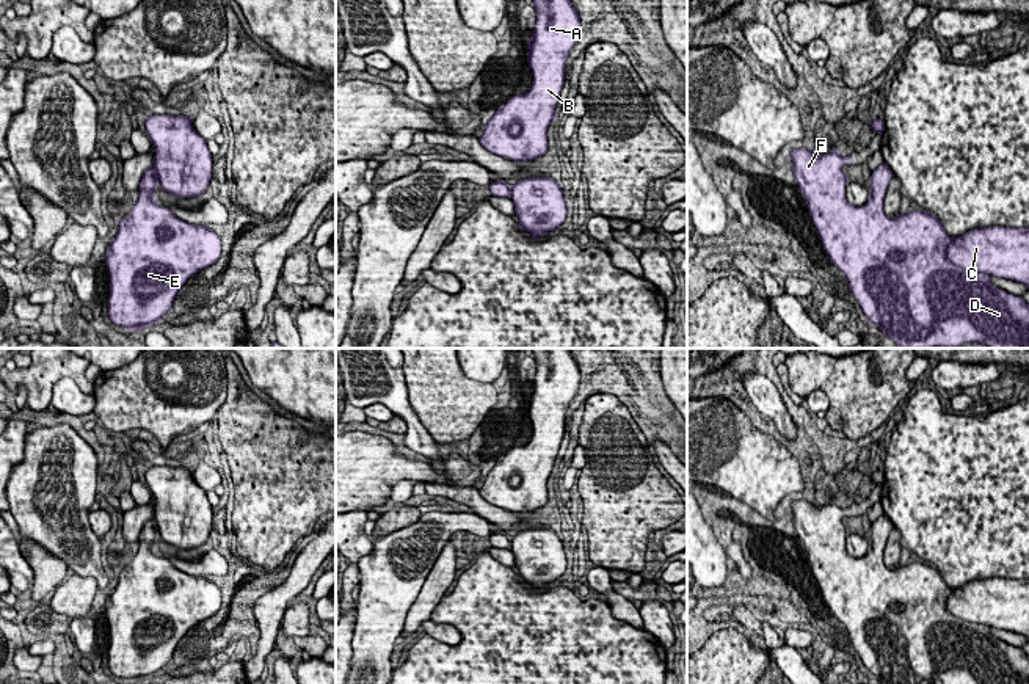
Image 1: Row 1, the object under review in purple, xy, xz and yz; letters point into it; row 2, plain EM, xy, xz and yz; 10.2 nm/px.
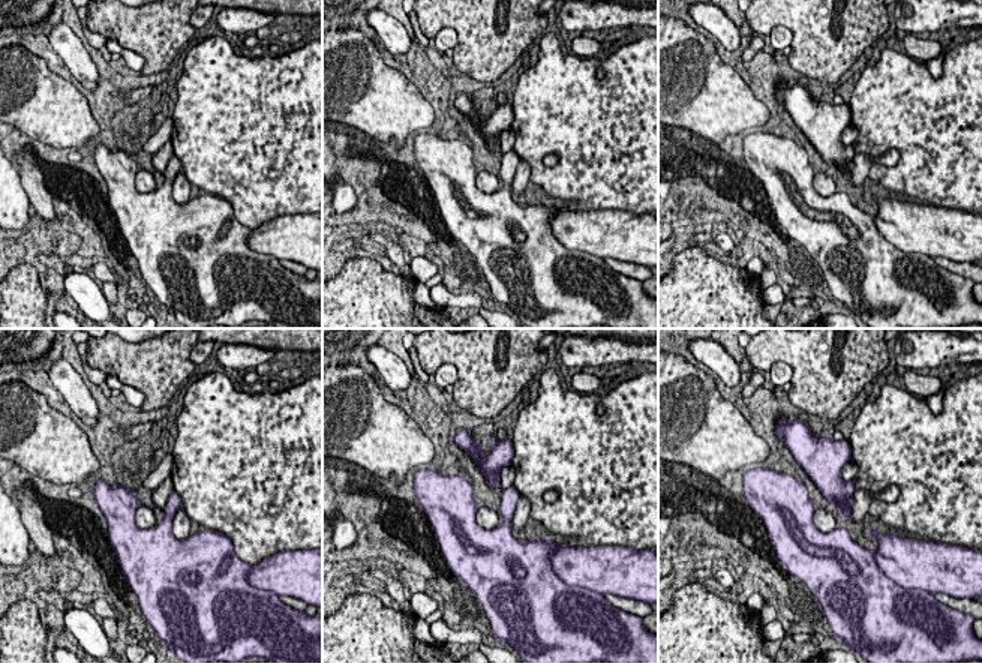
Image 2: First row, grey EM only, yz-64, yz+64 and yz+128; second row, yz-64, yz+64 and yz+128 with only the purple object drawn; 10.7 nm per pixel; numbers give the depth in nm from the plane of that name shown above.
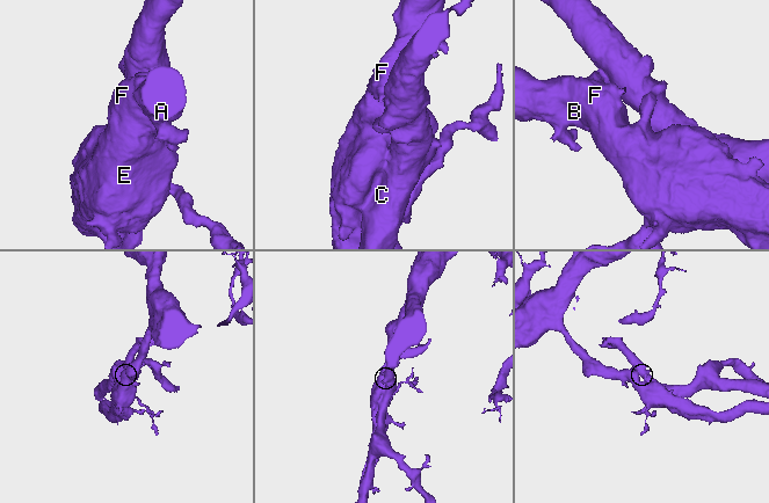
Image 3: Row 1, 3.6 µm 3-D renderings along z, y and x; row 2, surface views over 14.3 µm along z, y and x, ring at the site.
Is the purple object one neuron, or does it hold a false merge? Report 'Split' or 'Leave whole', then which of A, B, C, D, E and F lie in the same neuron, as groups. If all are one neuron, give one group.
Split. Groups: A B D E F / C

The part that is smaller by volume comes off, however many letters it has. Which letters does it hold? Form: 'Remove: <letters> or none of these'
Remove: C

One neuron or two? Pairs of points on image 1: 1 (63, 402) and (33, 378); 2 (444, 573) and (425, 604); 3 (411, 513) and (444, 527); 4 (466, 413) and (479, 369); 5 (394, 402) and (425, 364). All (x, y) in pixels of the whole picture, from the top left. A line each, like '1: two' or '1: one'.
1: two
2: one
3: two
4: two
5: two

